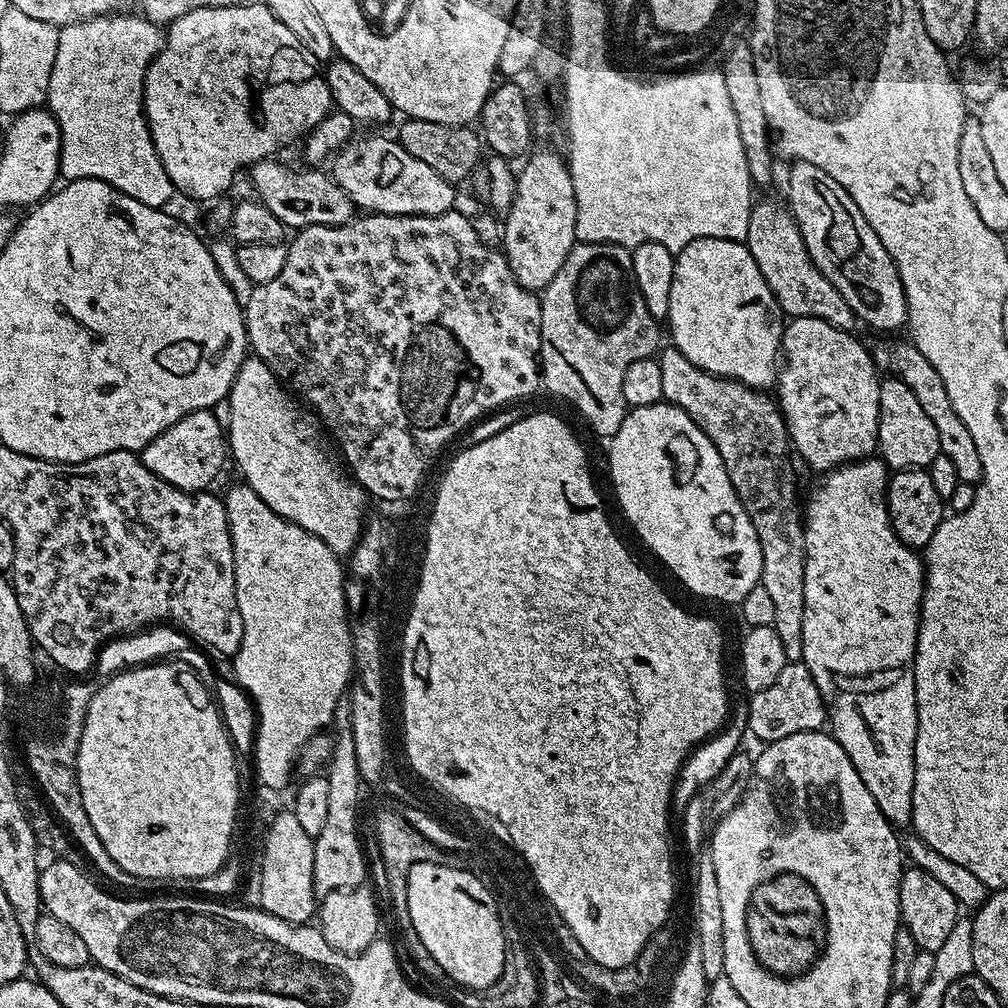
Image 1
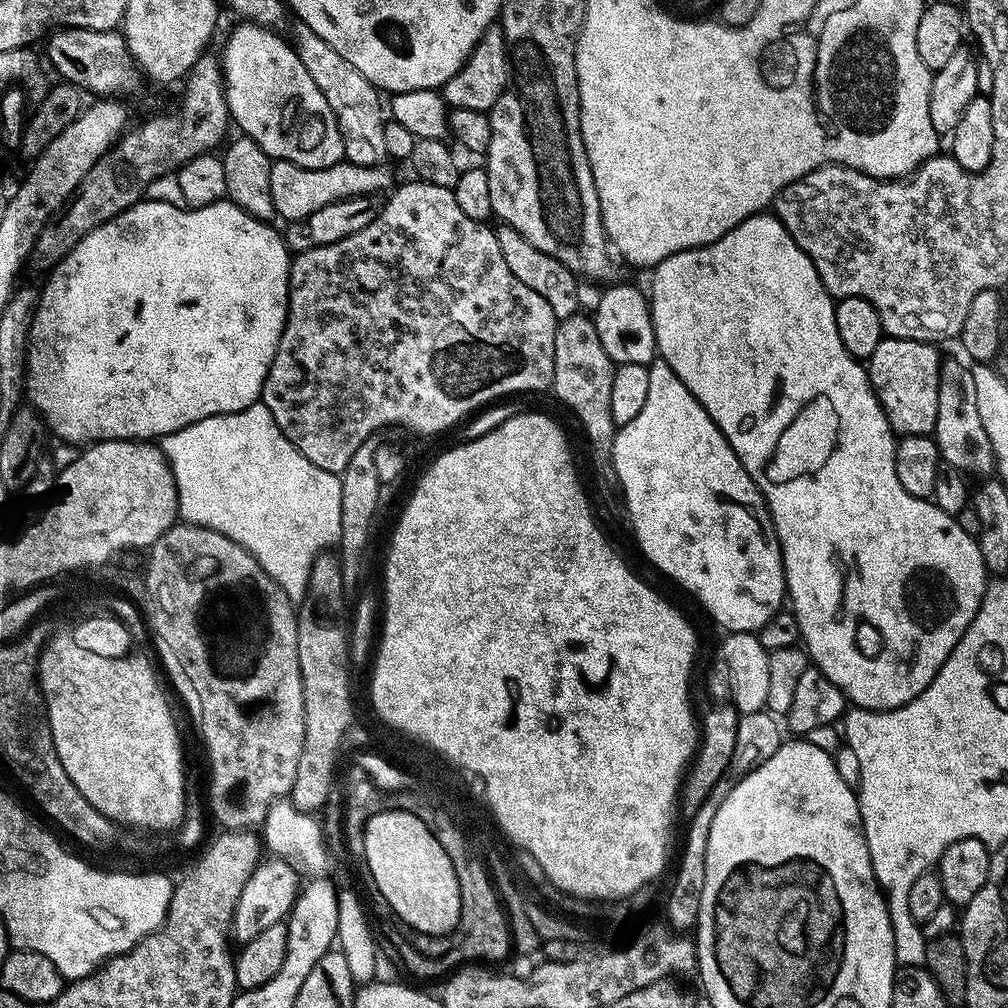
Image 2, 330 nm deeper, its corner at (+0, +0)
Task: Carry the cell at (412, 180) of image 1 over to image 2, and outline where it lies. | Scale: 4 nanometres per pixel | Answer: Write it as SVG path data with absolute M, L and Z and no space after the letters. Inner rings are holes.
M292 158L273 159L270 170L270 196L274 198L274 210L284 222L301 220L322 206L330 206L351 196L371 196L384 194L393 187L392 172L384 164L358 166L341 162L325 168L306 168L303 163ZM392 184L392 185L391 185ZM390 187L388 190L387 188ZM385 191L385 192L384 192Z

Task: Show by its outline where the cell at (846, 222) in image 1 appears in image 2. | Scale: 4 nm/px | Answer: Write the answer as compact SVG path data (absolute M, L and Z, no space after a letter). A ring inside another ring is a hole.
M945 359L940 365L938 418L934 439L944 464L954 466L969 477L988 478L993 475L996 455L990 446L990 437L986 435L986 426L982 426L982 417L978 415L978 394L972 368L963 368L956 360Z

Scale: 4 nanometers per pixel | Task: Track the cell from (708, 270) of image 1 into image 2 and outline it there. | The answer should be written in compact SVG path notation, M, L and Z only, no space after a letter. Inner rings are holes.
M750 214L712 244L674 254L655 265L653 272L656 273L652 276L650 307L659 359L667 362L670 370L682 378L686 390L694 394L706 414L716 423L766 502L784 559L786 596L790 601L790 610L798 618L802 647L809 661L822 670L822 674L826 674L838 690L842 690L849 705L871 712L889 712L906 706L918 698L930 682L934 682L938 670L942 670L946 658L954 646L958 646L970 622L974 622L974 614L978 614L978 606L990 583L979 539L966 534L956 517L943 512L931 499L923 500L914 494L906 494L902 482L898 482L898 474L894 470L898 440L888 425L886 414L880 409L876 391L868 381L867 367L848 352L842 338L838 338L833 296L826 286L822 286L822 278L818 278L814 262L810 262L799 244L790 238L786 226L782 226L775 214Z

